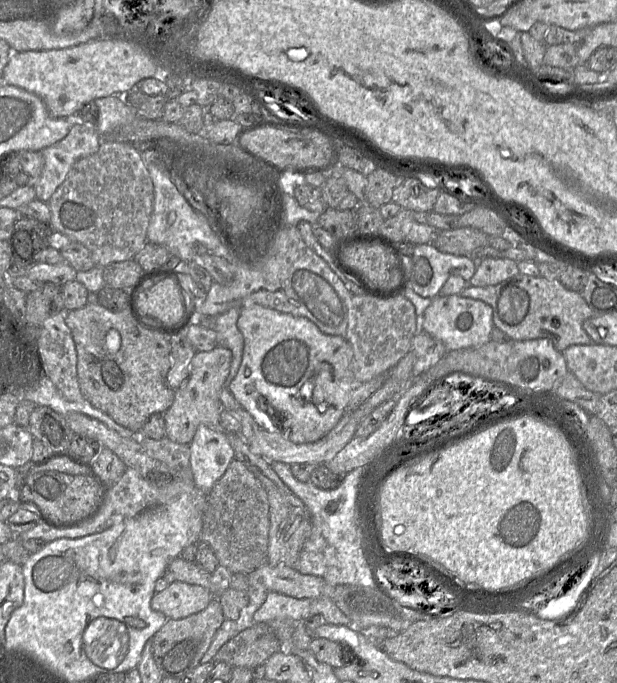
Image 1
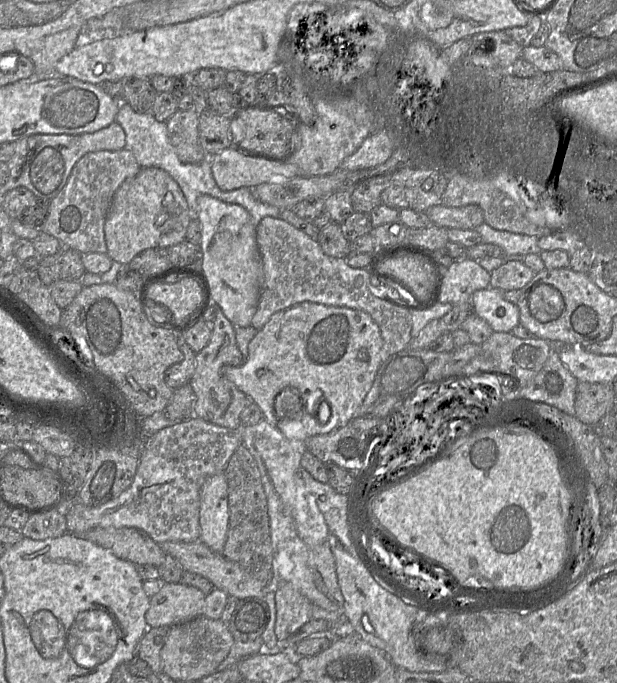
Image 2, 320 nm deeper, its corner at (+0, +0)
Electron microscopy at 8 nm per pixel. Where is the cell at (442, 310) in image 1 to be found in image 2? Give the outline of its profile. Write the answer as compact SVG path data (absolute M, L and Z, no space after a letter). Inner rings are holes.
M489 286L471 297L471 313L485 320L494 332L511 332L519 324L519 309L504 298L504 292Z

